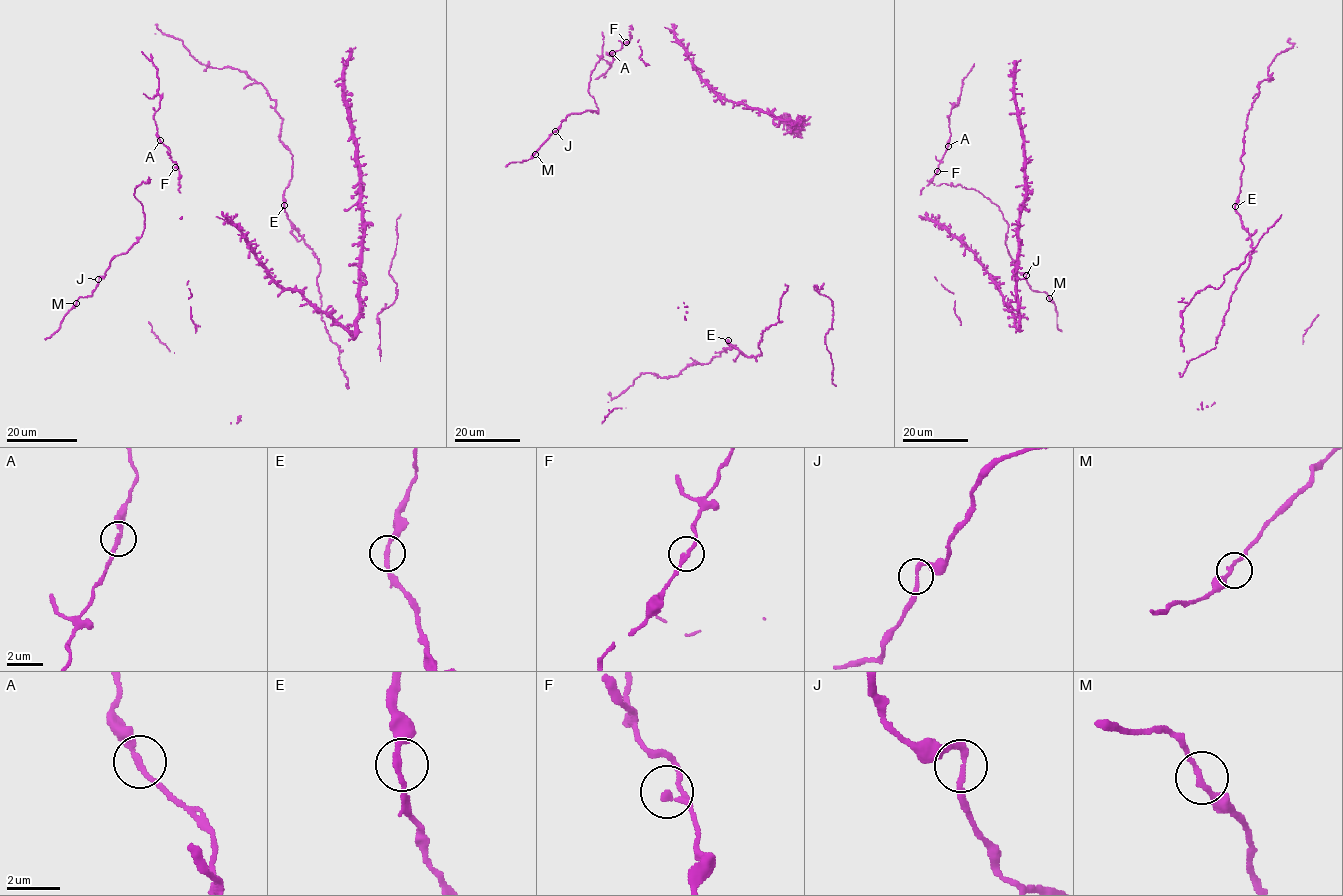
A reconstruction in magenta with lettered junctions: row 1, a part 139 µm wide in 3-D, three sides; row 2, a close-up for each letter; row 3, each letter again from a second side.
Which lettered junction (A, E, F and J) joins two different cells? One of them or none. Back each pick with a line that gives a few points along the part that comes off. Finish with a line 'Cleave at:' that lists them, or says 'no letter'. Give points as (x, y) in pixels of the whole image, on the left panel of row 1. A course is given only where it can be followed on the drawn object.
Cleave at: no letter

